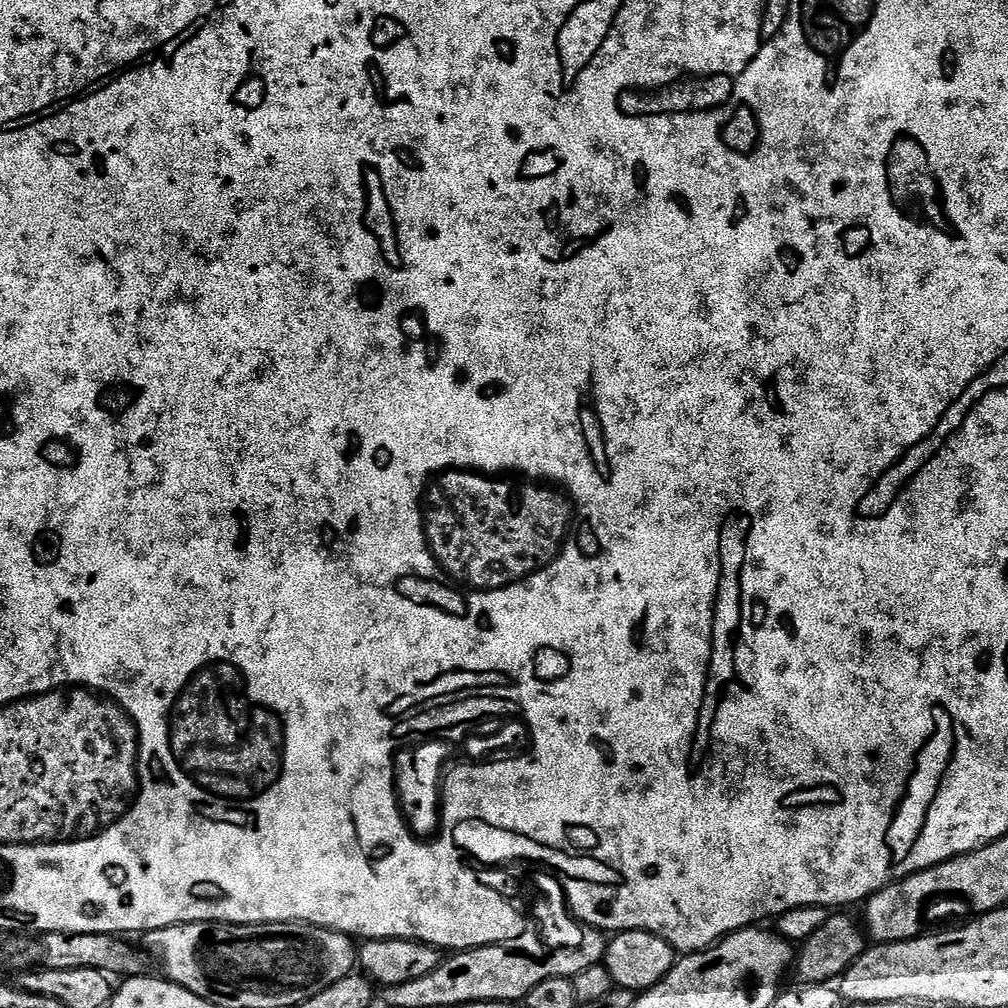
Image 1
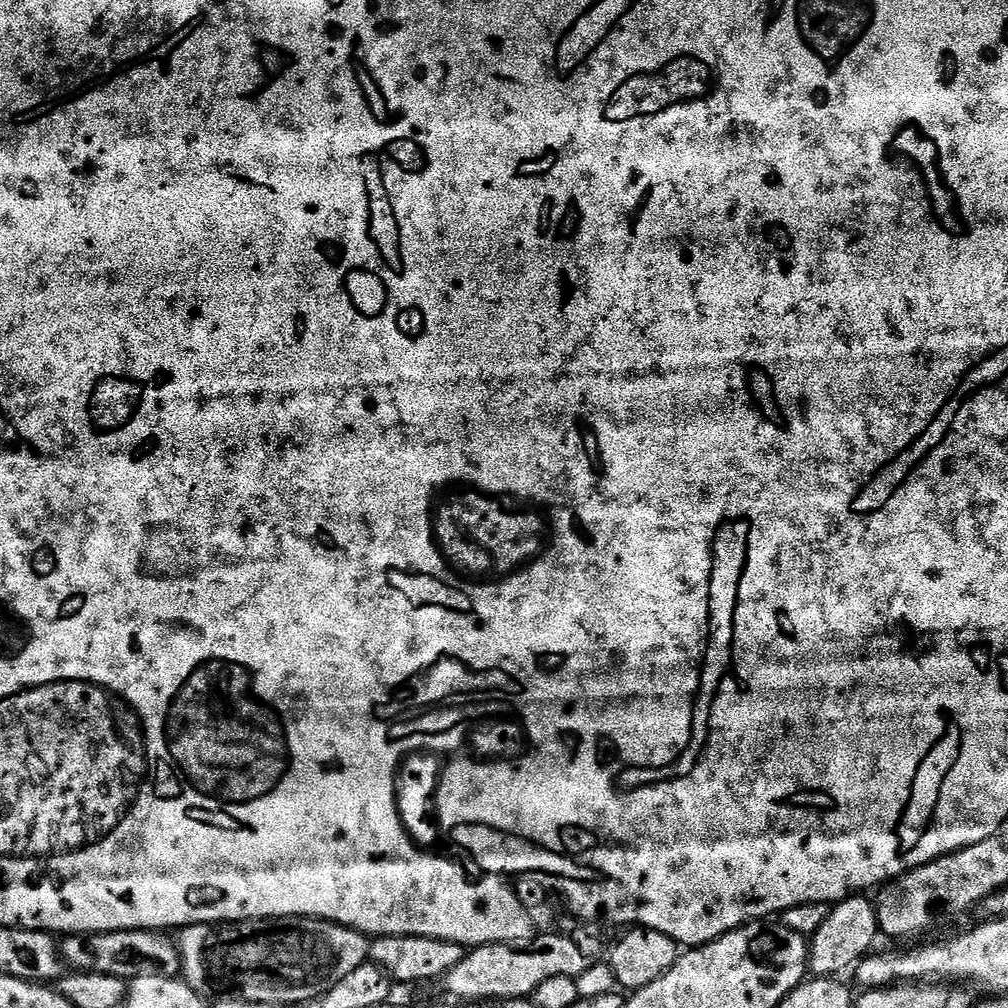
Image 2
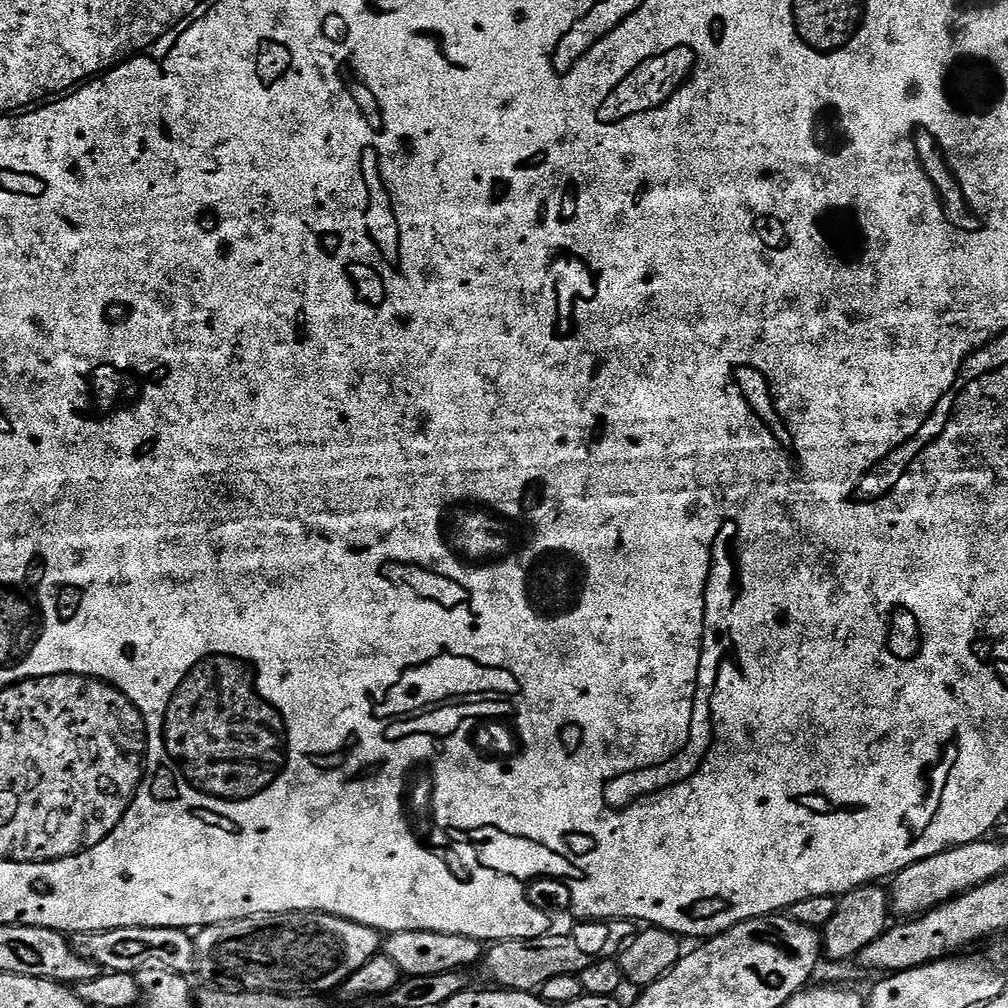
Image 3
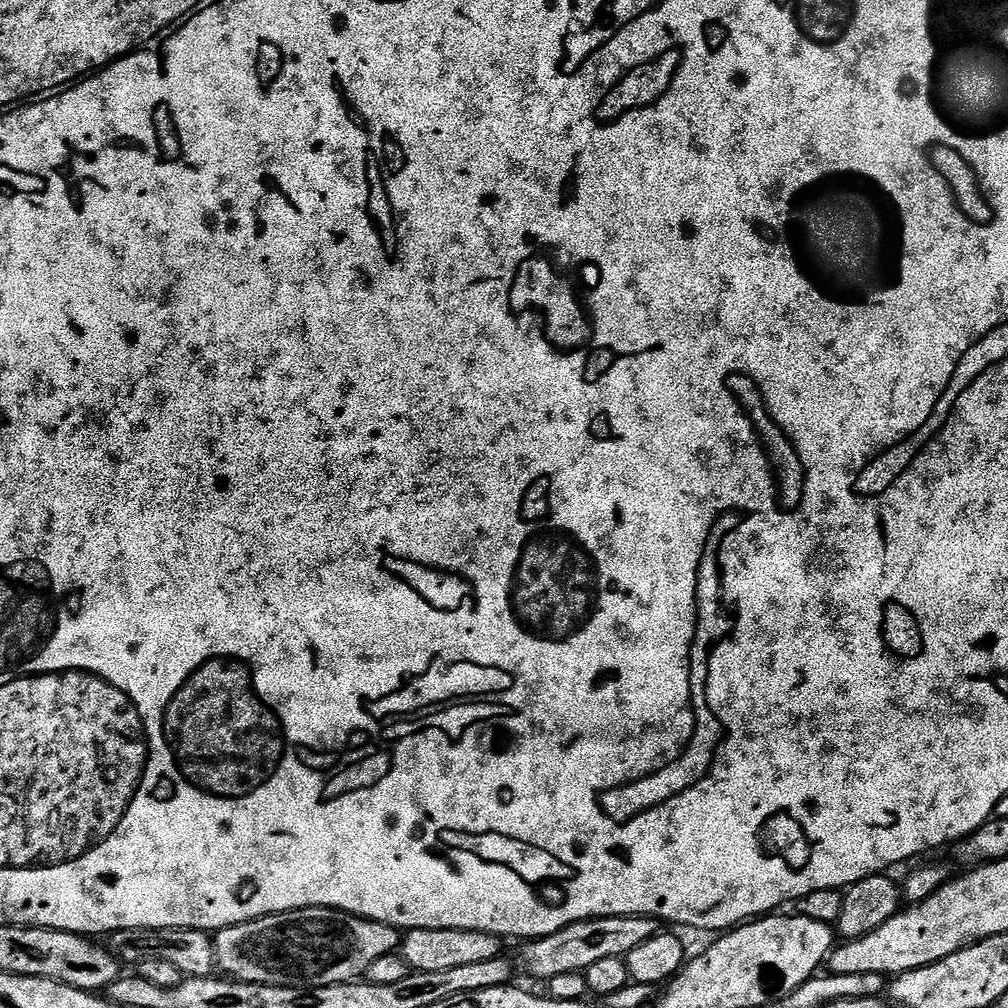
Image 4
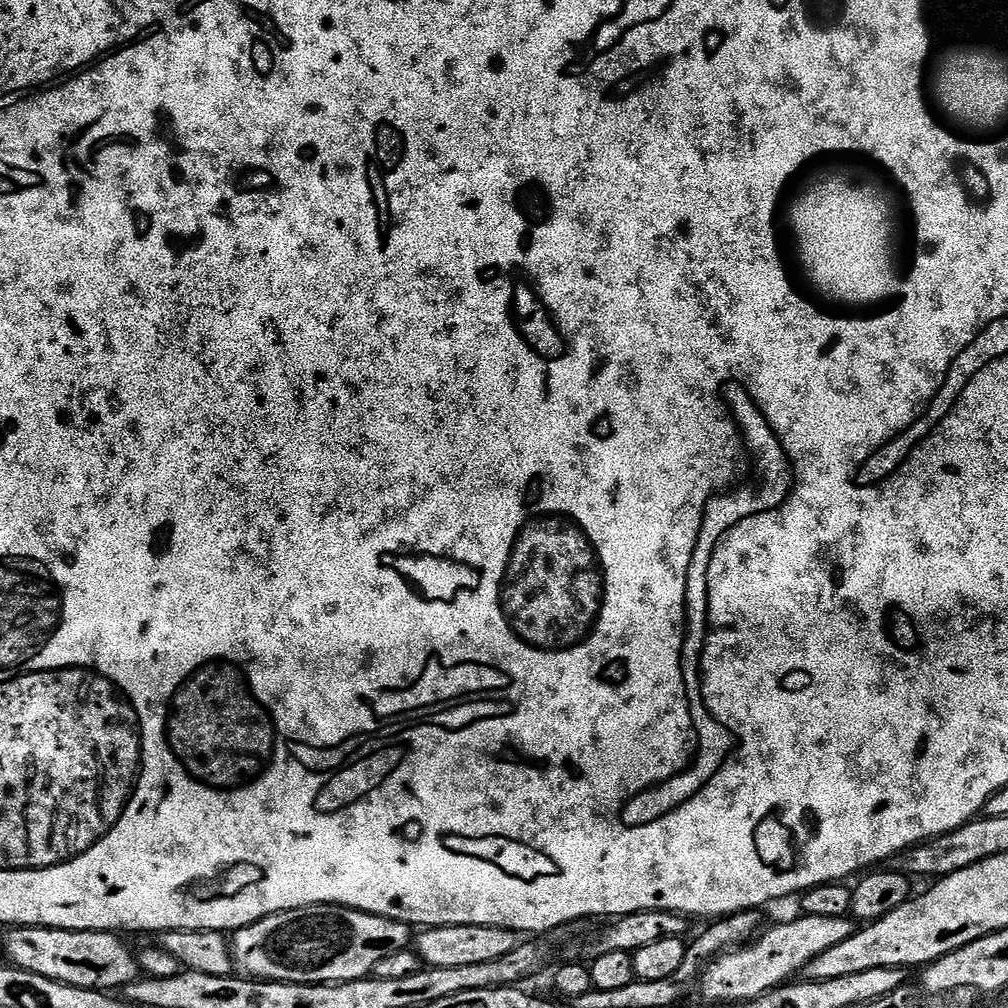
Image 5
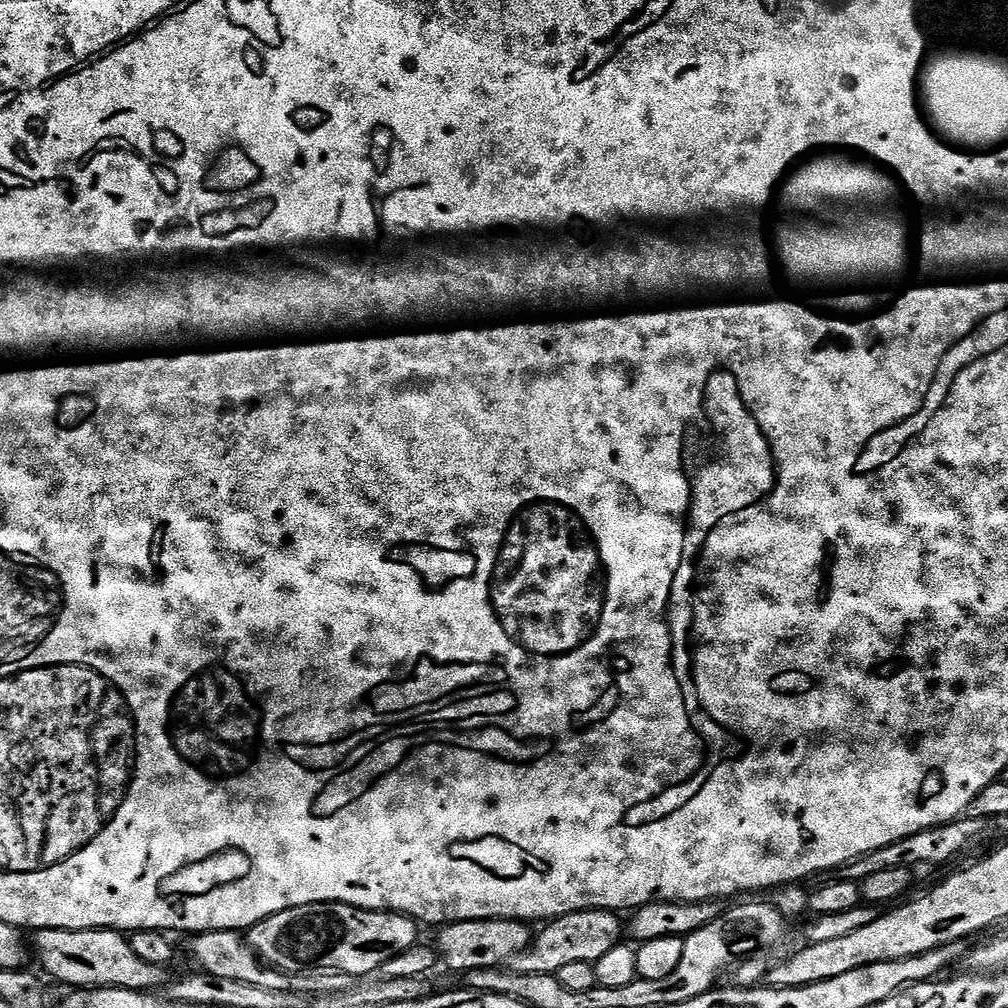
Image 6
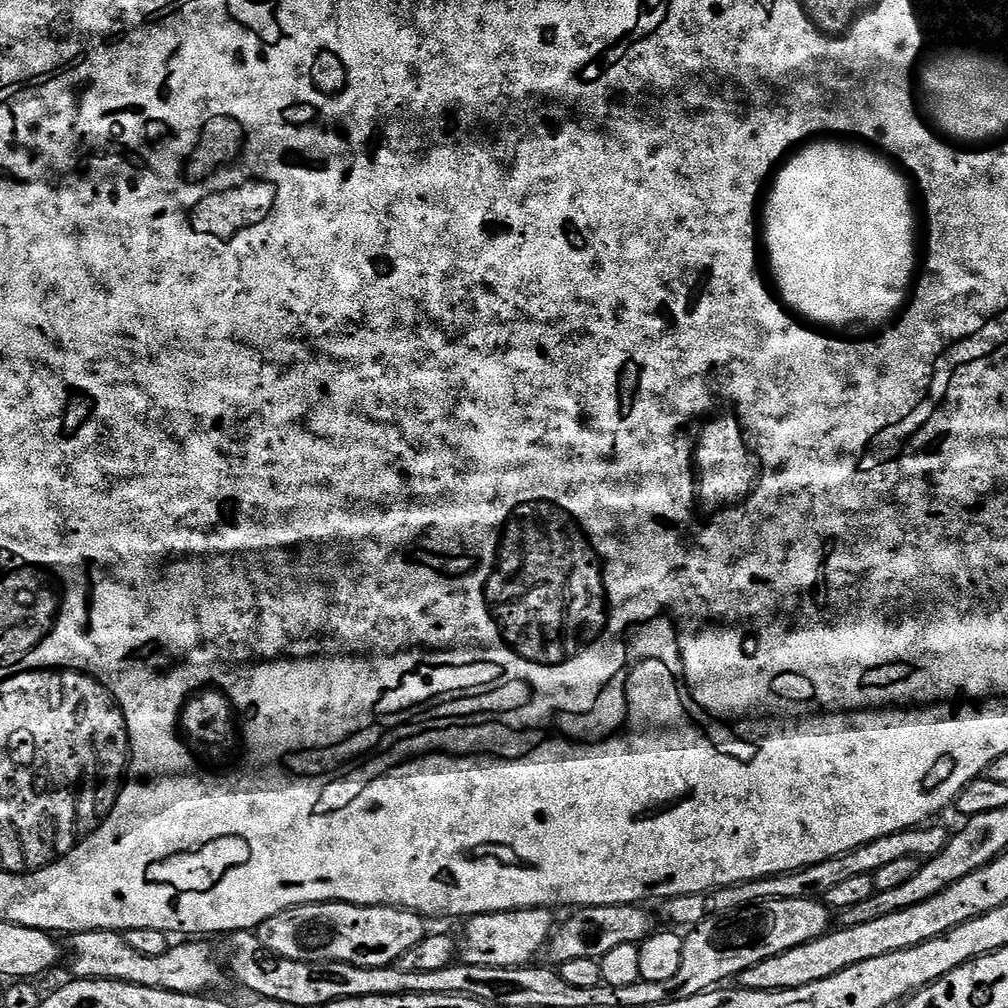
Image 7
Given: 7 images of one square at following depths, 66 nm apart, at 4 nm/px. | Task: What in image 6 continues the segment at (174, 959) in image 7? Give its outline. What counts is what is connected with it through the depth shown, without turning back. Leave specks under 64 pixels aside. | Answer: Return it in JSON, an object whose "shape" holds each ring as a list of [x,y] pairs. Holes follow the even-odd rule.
{"shape":[[[42,928],[35,933],[34,956],[56,980],[61,980],[72,990],[86,988],[125,988],[135,992],[156,992],[169,983],[169,969],[163,964],[146,962],[134,951],[131,939],[125,933],[110,928],[87,928],[86,930],[66,930],[65,928]]]}

